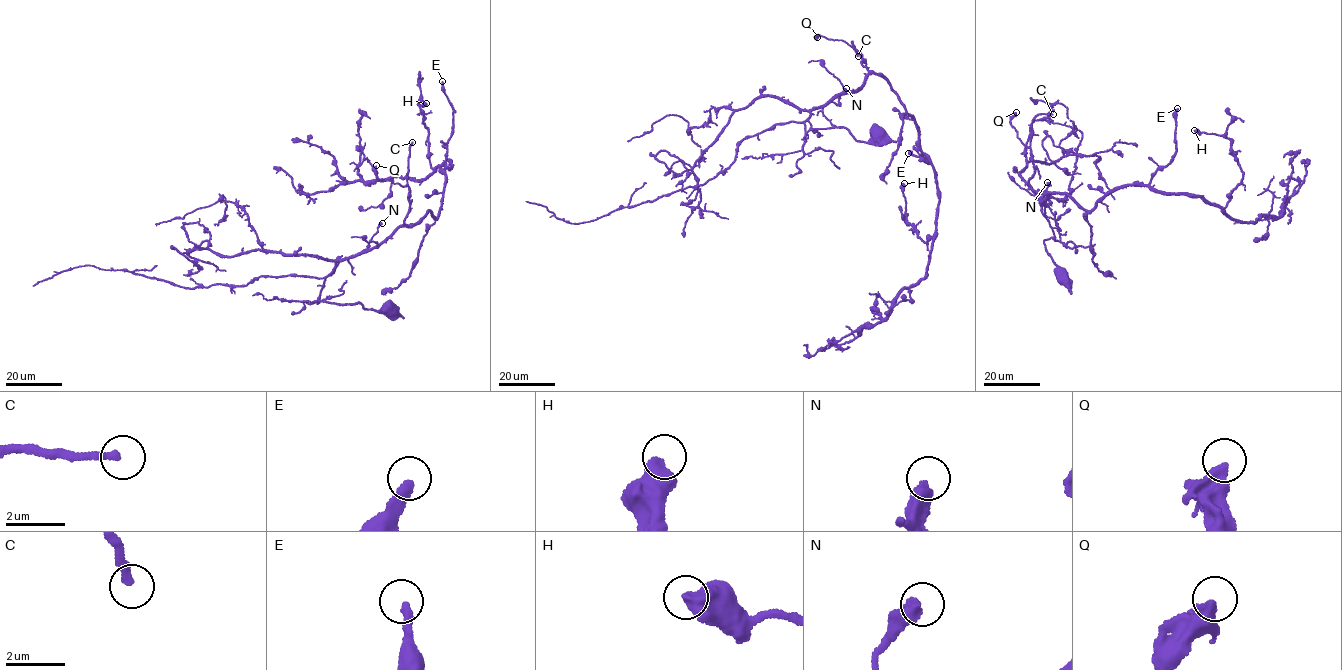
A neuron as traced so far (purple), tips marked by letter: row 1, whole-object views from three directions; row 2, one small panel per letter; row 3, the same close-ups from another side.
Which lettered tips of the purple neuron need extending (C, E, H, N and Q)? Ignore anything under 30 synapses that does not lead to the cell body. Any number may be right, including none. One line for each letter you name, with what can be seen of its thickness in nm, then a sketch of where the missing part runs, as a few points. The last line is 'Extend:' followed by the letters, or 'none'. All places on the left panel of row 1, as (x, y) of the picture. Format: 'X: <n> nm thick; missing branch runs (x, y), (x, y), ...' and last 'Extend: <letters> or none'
E: 340 nm thick; missing branch runs (442, 81), (435, 66), (418, 48), (385, 27), (359, 4)
Extend: E

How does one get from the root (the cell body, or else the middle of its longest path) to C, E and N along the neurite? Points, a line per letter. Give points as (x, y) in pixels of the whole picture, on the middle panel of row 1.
C: (879, 134), (863, 142), (821, 128), (804, 140), (811, 109), (861, 86), (868, 70), (851, 41), (858, 56)
E: (879, 134), (863, 142), (820, 128), (805, 140), (804, 124), (875, 73), (912, 116), (928, 163), (908, 153)
N: (879, 134), (863, 142), (843, 127), (821, 128), (804, 140), (811, 109), (839, 105), (846, 88)

